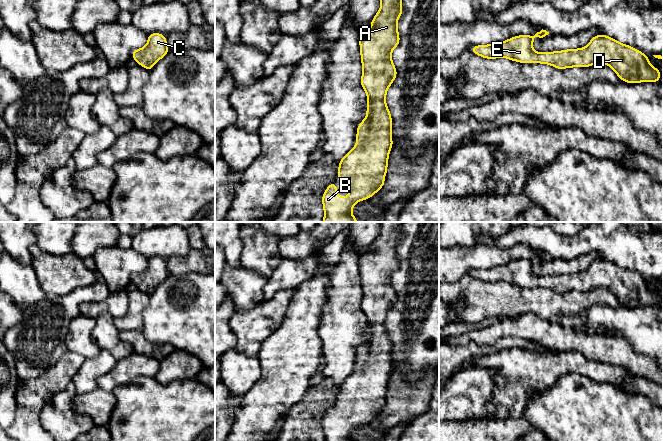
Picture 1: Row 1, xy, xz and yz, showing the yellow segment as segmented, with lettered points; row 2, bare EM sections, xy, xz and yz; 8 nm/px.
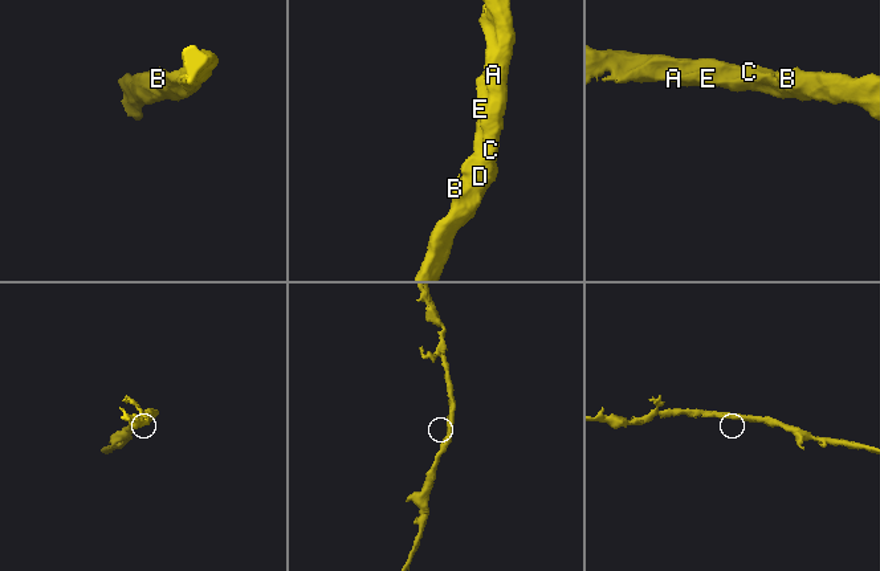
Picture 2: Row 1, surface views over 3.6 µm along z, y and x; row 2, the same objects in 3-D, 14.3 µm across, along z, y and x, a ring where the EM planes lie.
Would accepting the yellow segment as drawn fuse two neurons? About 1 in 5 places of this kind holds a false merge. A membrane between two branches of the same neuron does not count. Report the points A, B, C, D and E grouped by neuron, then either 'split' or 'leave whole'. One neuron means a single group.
A B C D E | leave whole

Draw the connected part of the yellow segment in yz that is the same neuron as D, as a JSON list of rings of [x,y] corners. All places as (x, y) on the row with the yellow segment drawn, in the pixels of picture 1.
[[[542,29],[534,36],[515,36],[492,45],[473,46],[470,50],[487,59],[505,57],[522,63],[549,64],[557,69],[605,63],[624,82],[660,82],[660,70],[650,65],[647,55],[603,34],[593,37],[582,49],[536,53],[532,48],[534,38],[543,38],[548,34],[549,32]]]

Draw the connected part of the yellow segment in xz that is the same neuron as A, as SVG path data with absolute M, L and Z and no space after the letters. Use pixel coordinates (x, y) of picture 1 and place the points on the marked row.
M380 0L379 12L371 21L372 28L362 31L359 36L363 74L360 83L367 93L367 117L357 127L357 145L339 162L337 177L348 181L347 192L355 193L357 197L336 197L337 187L334 181L327 187L322 196L324 206L323 222L358 222L351 214L351 209L357 202L371 200L371 195L384 186L387 172L388 154L393 145L391 139L392 118L385 102L388 87L397 76L392 63L391 52L399 45L397 20L403 13L401 0Z

